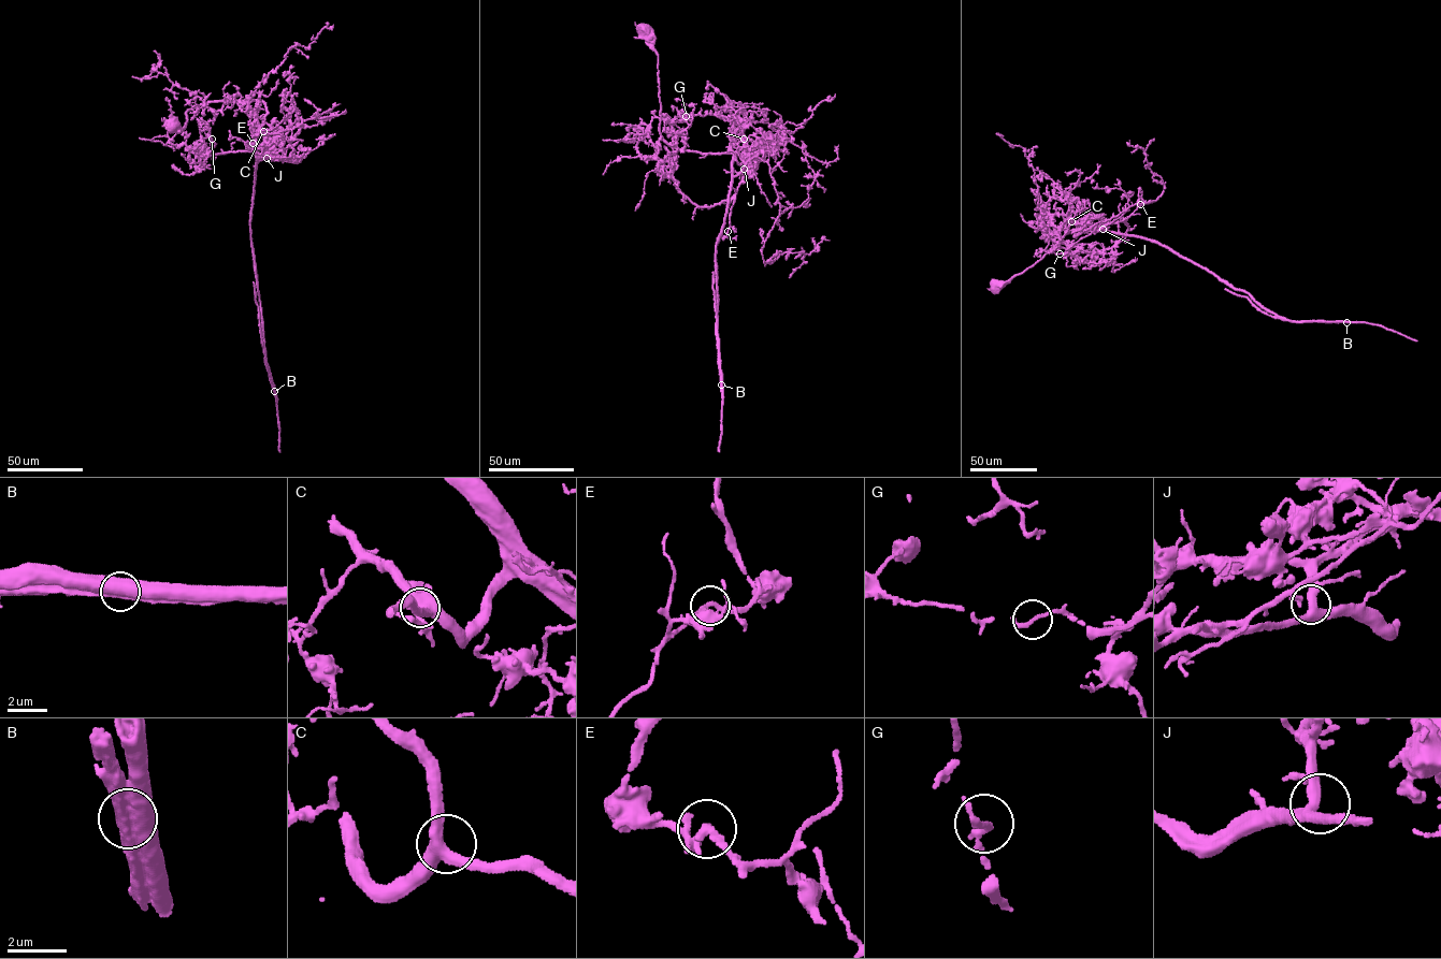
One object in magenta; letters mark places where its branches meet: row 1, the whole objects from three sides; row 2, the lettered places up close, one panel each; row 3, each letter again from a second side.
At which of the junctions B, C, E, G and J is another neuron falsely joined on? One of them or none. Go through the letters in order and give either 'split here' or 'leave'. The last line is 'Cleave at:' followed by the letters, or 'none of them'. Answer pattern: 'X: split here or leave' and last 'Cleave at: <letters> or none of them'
B: split here
C: leave
E: leave
G: leave
J: leave
Cleave at: B

